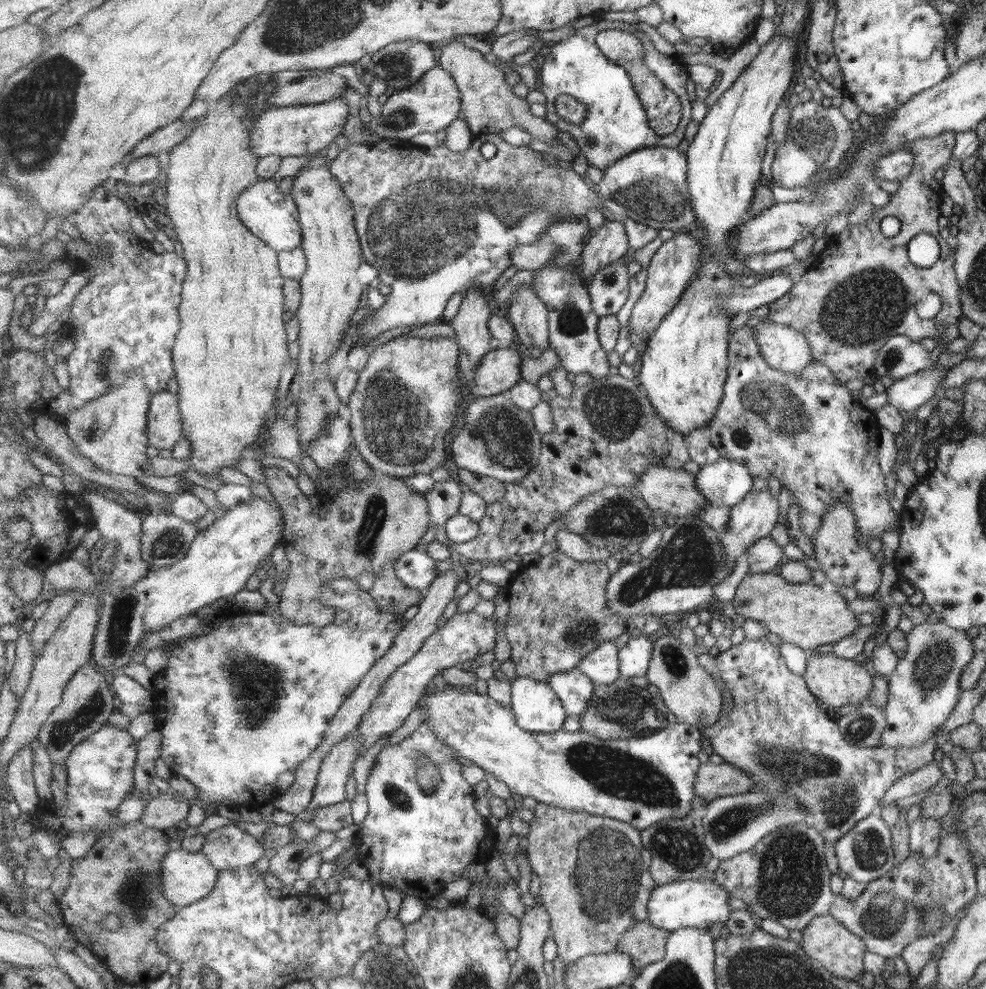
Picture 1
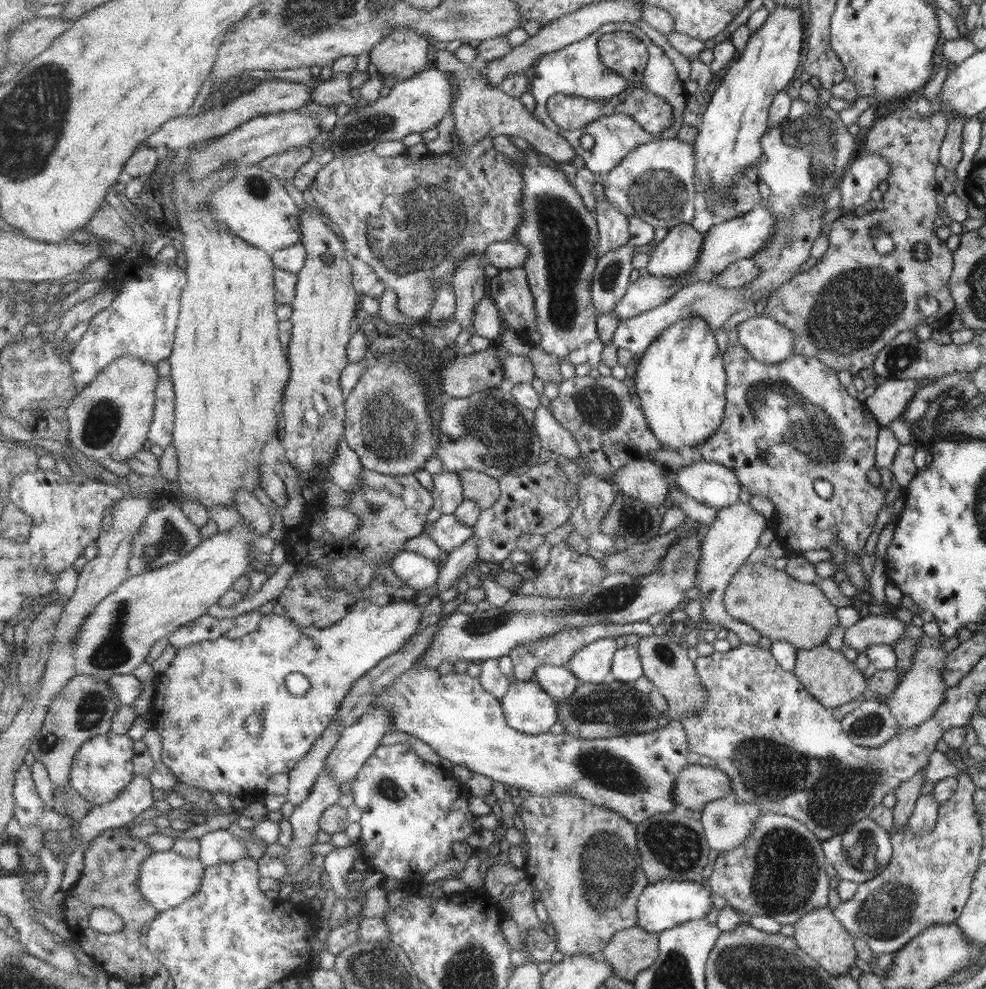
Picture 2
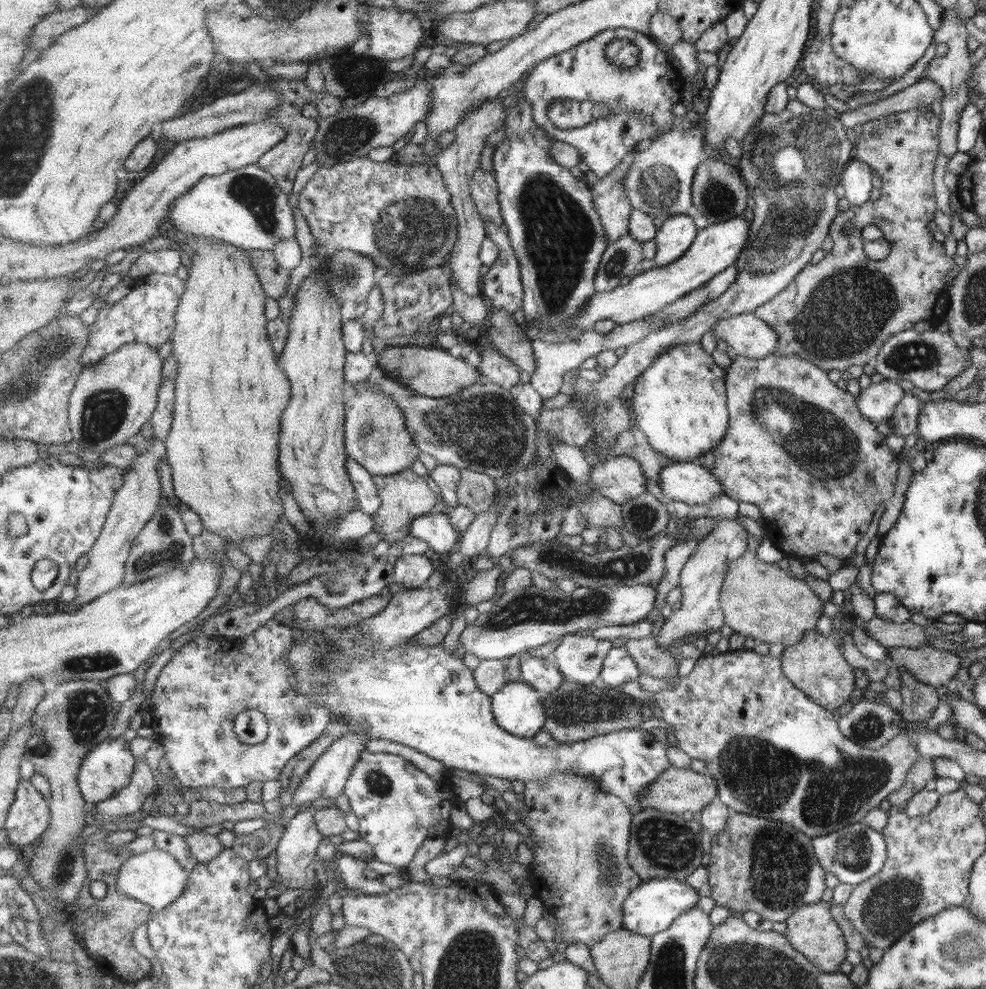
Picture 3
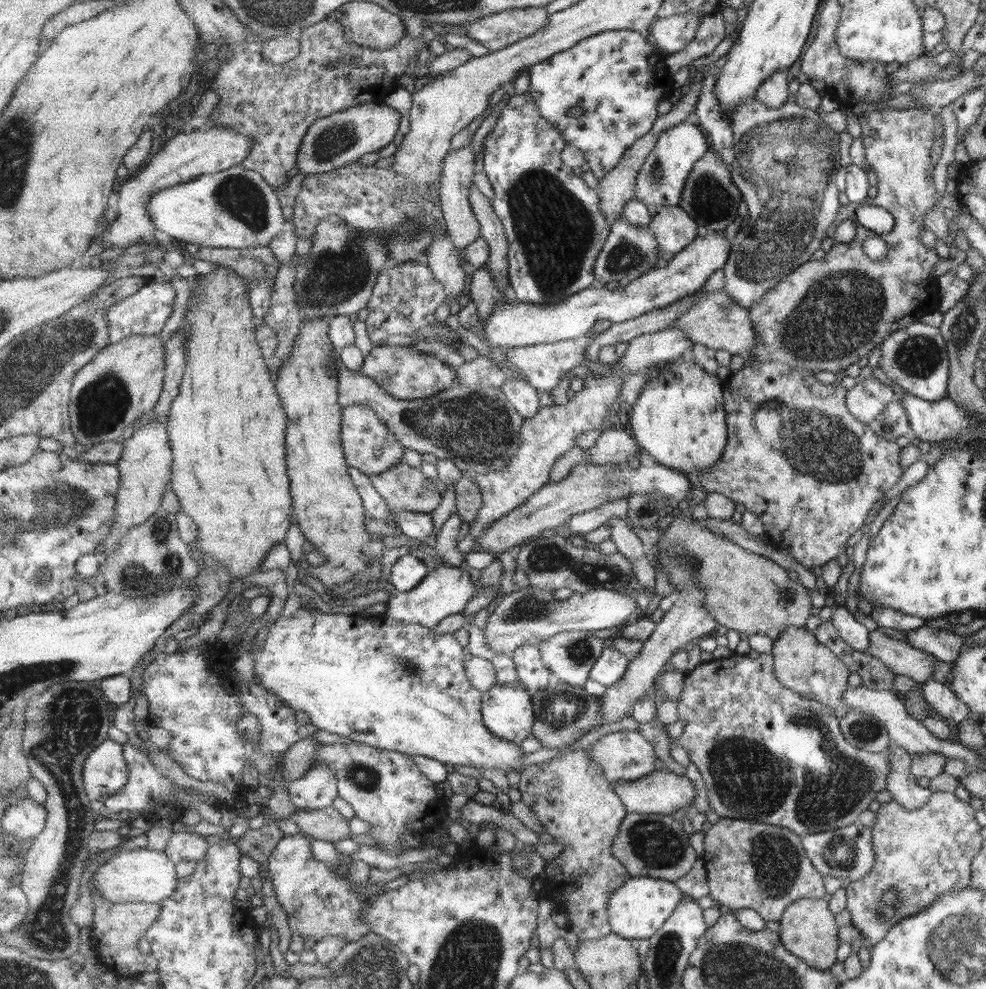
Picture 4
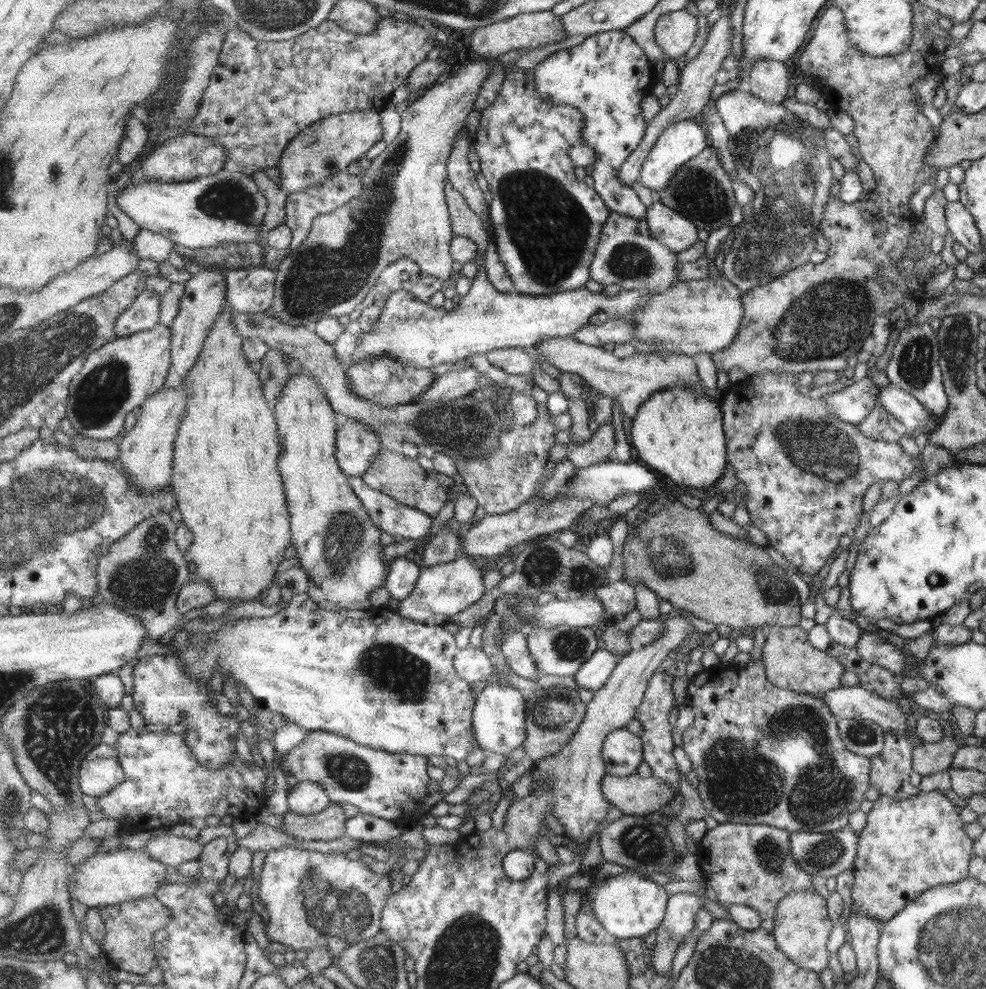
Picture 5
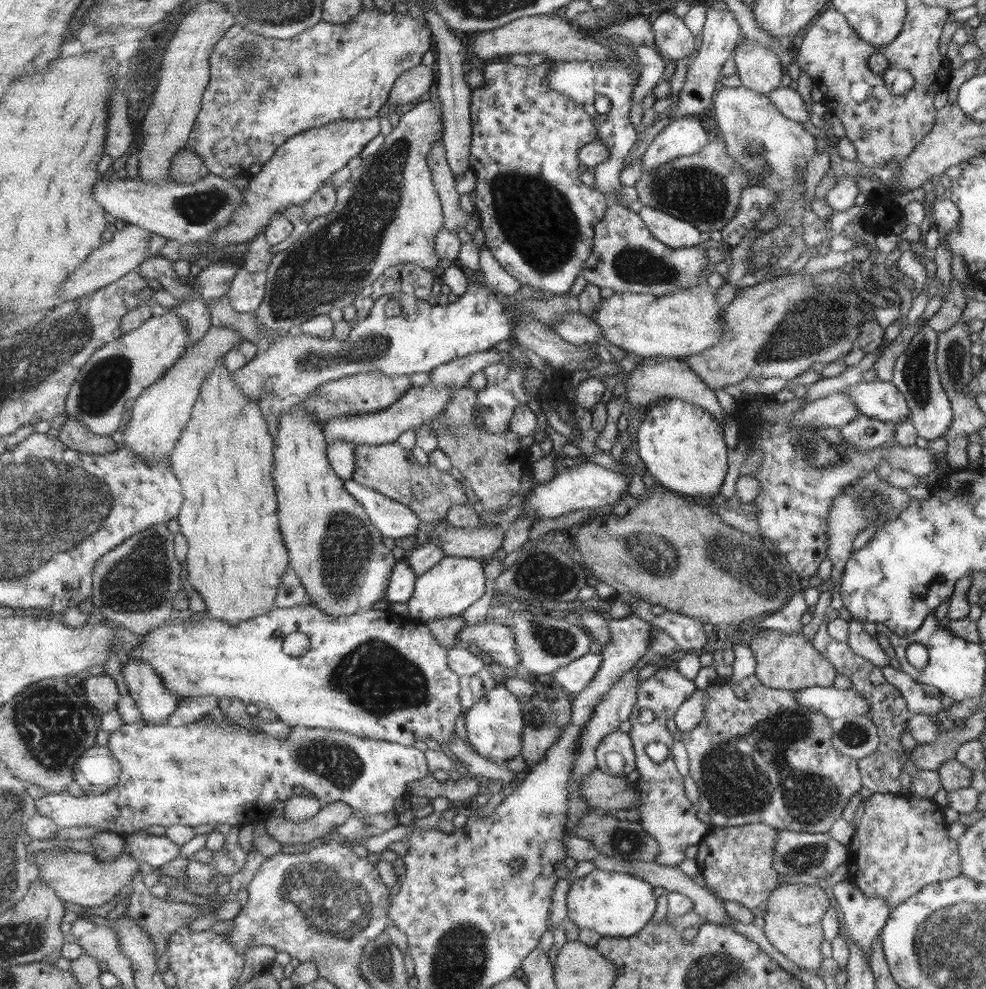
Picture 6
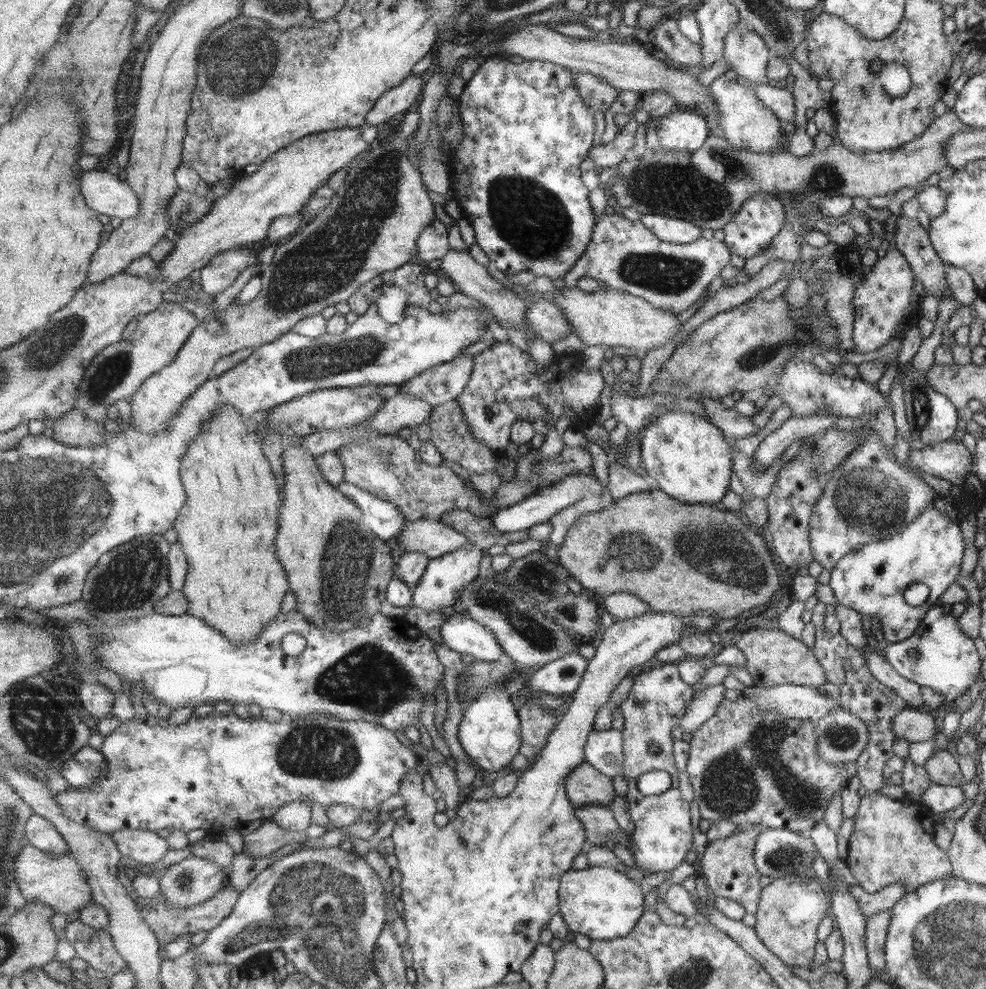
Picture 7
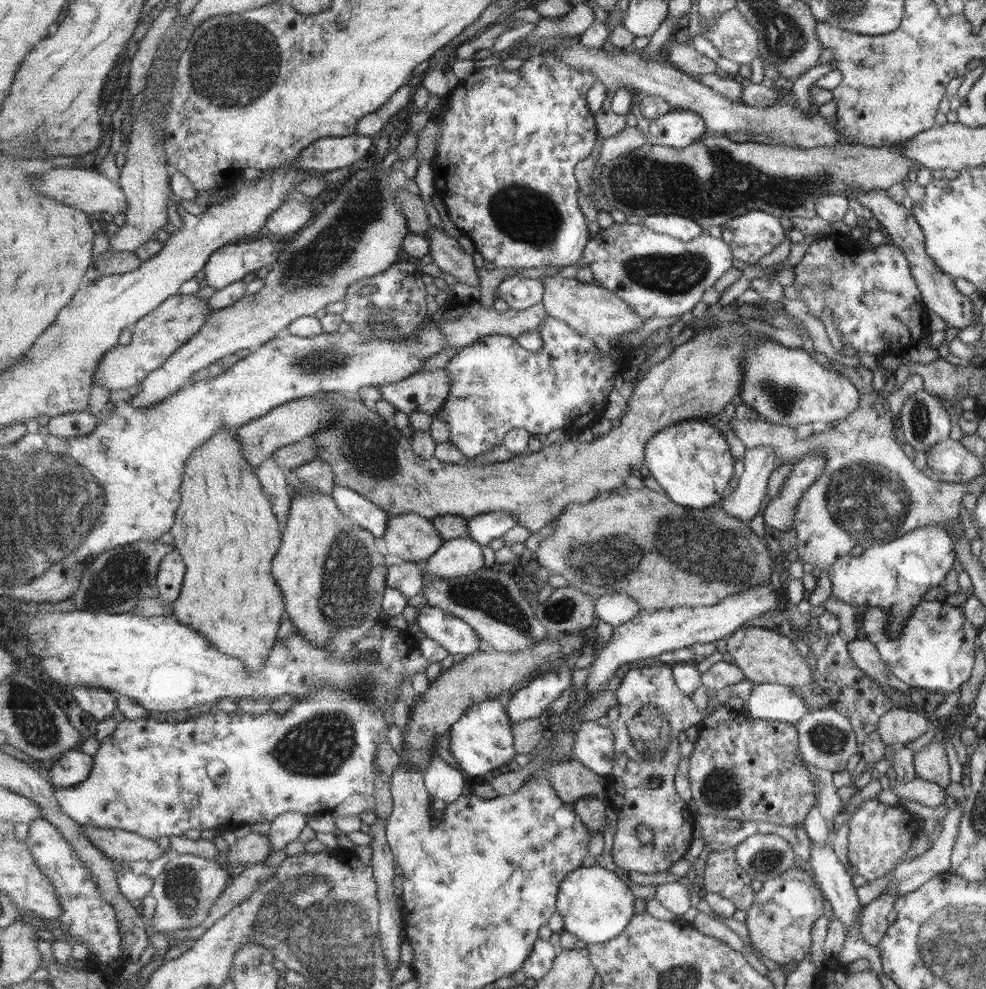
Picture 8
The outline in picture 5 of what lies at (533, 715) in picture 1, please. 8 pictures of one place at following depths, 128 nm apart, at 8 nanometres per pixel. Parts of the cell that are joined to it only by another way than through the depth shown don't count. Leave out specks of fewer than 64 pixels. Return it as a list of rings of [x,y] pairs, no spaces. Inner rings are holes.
[[[504,682],[491,683],[479,693],[473,714],[473,729],[482,750],[488,754],[497,752],[508,755],[515,748],[524,746],[527,736],[527,698],[529,694],[513,688]]]

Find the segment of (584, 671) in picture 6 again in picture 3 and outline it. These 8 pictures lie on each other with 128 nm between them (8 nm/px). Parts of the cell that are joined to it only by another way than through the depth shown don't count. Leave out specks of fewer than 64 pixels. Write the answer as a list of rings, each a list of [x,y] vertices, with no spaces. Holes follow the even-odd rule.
[[[624,645],[610,650],[601,670],[600,682],[619,688],[626,682],[635,682],[641,675],[639,665]]]

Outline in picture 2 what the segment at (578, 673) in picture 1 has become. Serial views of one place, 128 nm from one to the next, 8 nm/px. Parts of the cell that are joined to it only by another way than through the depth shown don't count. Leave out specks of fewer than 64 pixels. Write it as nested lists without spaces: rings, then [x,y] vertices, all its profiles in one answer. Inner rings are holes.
[[[553,664],[539,666],[537,668],[537,676],[535,677],[537,677],[537,681],[541,683],[543,689],[554,698],[561,698],[561,700],[571,698],[577,692],[579,682],[581,681],[567,667],[555,666]]]

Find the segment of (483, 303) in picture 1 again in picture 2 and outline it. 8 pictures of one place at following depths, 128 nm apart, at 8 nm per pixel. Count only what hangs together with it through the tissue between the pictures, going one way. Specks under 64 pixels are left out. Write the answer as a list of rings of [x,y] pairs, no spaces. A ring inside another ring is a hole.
[[[467,256],[459,260],[457,272],[453,274],[452,285],[456,294],[454,319],[470,336],[478,335],[475,329],[475,310],[487,294],[485,265],[481,256]]]

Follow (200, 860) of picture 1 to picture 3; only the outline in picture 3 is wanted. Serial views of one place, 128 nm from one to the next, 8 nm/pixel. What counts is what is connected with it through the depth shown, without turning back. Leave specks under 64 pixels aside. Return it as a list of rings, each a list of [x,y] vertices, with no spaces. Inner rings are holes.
[[[154,847],[131,856],[118,875],[117,887],[128,896],[146,903],[152,909],[152,916],[157,916],[165,911],[167,906],[173,905],[184,894],[189,884],[190,872],[175,859],[175,855]]]

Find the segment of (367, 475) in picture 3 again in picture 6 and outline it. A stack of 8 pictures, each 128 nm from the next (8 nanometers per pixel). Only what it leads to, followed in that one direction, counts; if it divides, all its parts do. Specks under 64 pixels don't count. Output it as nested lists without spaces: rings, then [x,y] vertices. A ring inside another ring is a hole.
[[[354,478],[346,480],[345,484],[347,491],[366,508],[371,520],[387,541],[417,534],[421,519],[409,506],[388,498],[374,488],[364,486]]]

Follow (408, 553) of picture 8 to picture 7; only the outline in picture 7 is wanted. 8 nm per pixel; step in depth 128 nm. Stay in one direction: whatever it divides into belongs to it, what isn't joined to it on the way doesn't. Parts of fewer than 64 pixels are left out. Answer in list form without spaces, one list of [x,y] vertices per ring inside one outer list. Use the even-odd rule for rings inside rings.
[[[409,520],[407,524],[403,524],[403,530],[398,535],[403,542],[399,545],[403,546],[404,553],[423,552],[431,559],[457,552],[467,546],[476,546],[459,529],[438,520]]]

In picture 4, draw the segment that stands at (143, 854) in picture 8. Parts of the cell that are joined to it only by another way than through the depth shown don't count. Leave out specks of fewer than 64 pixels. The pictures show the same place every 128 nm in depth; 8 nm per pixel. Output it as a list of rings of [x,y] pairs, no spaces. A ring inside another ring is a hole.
[[[179,832],[174,833],[165,852],[176,864],[185,860],[199,862],[206,858],[211,846],[203,836]]]

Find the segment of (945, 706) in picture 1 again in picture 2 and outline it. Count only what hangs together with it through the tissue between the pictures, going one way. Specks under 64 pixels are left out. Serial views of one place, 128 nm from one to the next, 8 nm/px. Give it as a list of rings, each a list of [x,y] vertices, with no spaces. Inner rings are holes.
[[[924,633],[916,640],[916,648],[909,668],[900,671],[897,685],[893,692],[885,699],[885,706],[889,708],[892,718],[897,722],[898,730],[905,730],[911,726],[919,726],[933,716],[933,712],[943,702],[943,690],[947,687],[943,682],[943,651],[941,645],[945,637],[929,638]]]

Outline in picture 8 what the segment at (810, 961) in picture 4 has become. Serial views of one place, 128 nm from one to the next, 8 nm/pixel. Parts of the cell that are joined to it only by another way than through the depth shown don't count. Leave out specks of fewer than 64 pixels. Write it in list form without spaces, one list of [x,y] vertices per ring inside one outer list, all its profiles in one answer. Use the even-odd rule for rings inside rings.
[[[792,867],[776,878],[765,880],[755,893],[755,902],[750,909],[745,910],[745,926],[750,942],[765,958],[779,965],[798,963],[808,957],[811,944],[811,926],[813,922],[823,916],[824,897],[818,888],[813,888],[813,882],[809,880],[807,873]]]

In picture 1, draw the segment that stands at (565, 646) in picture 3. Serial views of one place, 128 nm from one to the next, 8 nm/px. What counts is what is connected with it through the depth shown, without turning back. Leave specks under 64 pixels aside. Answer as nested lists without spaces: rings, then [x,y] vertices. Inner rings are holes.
[[[613,641],[603,644],[578,666],[591,680],[601,685],[615,684],[621,677],[620,650]]]

